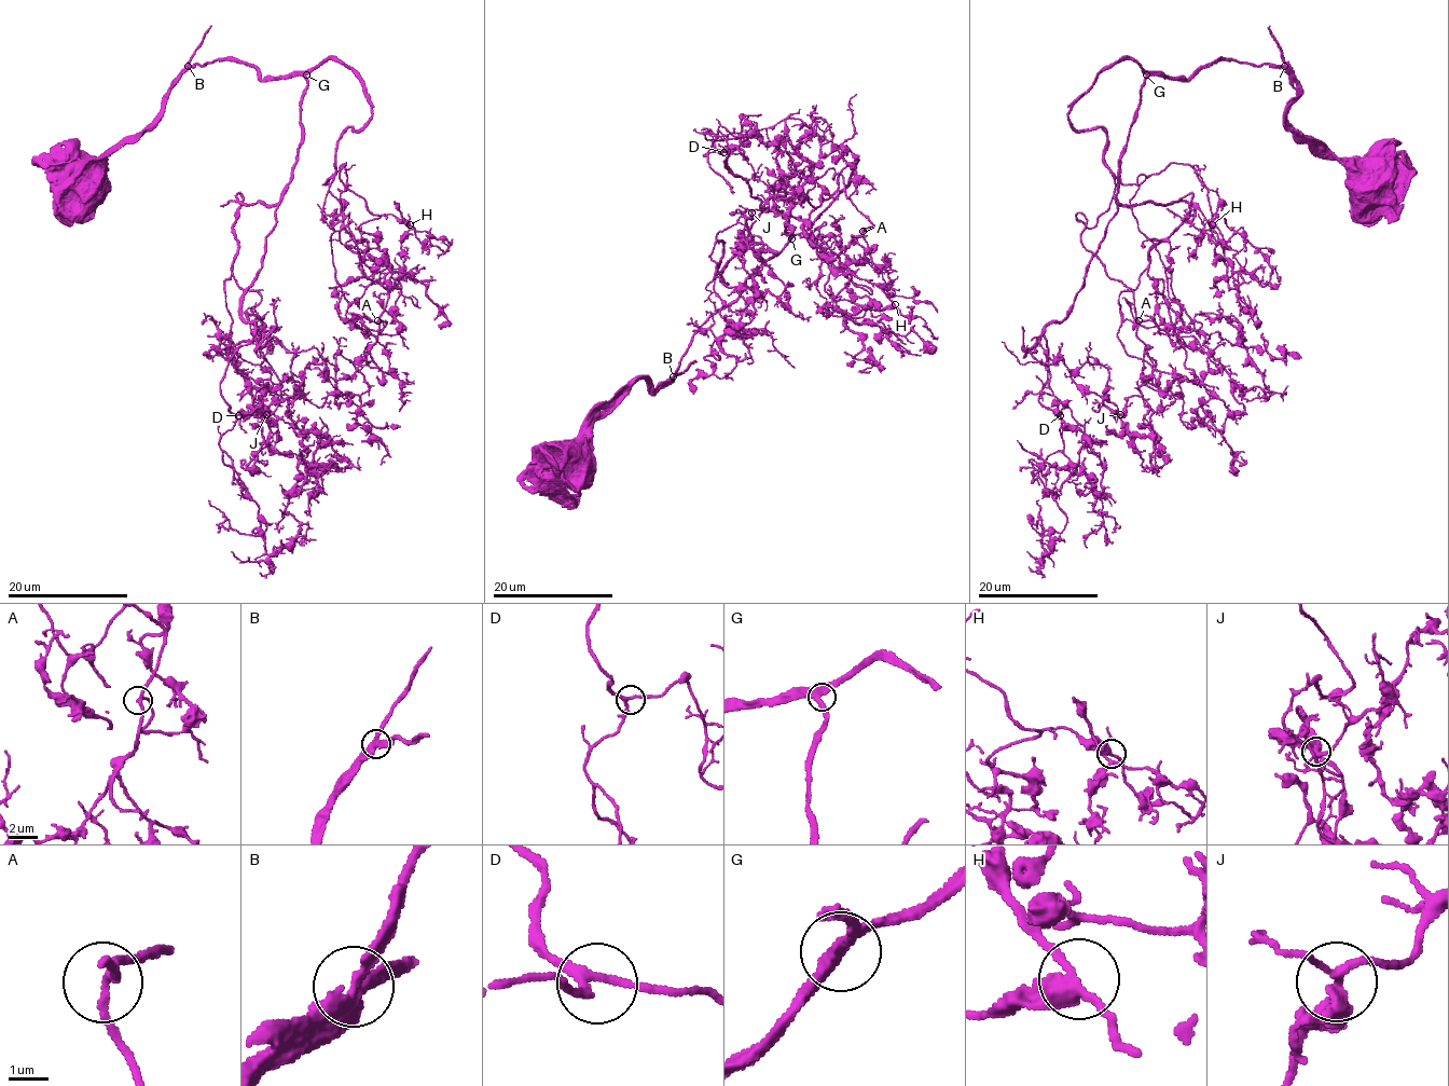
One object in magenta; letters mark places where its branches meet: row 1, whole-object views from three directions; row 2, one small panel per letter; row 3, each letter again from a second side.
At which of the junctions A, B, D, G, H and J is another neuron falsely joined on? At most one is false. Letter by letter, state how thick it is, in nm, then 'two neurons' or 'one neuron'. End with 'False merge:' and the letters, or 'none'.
A: 200 nm | one neuron
B: 320 nm | one neuron
D: 180 nm | one neuron
G: 320 nm | one neuron
H: 340 nm | one neuron
J: 360 nm | one neuron
False merge: none

